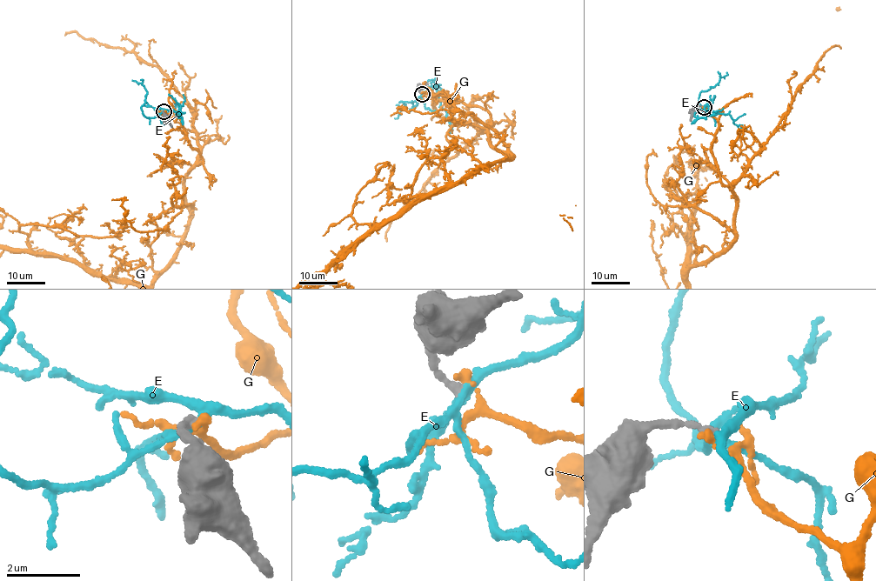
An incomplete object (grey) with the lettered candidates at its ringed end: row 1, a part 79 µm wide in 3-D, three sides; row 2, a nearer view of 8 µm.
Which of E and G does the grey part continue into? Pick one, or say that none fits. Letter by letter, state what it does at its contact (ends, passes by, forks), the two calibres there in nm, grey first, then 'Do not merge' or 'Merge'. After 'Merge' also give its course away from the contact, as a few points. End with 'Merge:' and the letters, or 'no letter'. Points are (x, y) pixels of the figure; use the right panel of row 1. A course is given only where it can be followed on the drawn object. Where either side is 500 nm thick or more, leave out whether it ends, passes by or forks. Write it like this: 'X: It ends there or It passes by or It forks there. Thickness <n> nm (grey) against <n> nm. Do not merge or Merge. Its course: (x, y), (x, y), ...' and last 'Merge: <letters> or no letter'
E: It forks there. Thickness 220 nm (grey) against 200 nm. Do not merge
G: It ends there. Thickness 240 nm (grey) against 160 nm. Do not merge
Merge: no letter

